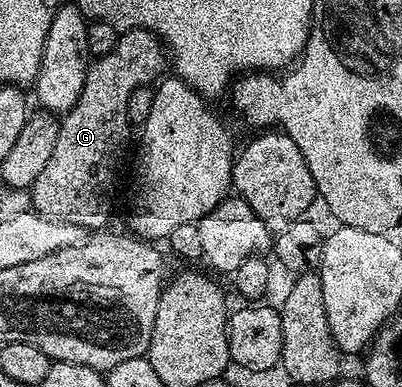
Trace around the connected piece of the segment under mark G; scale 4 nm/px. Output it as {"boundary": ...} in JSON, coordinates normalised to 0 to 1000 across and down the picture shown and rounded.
{"boundary":[[[361,72],[303,80],[284,124],[224,163],[192,271],[159,292],[137,388],[127,388],[127,411],[82,473],[80,545],[129,568],[174,568],[214,594],[259,592],[251,587],[269,574],[281,537],[291,411],[308,398],[326,339],[316,264],[326,264],[326,243],[341,227],[378,220],[408,176],[415,176],[415,127],[391,90]]]}

